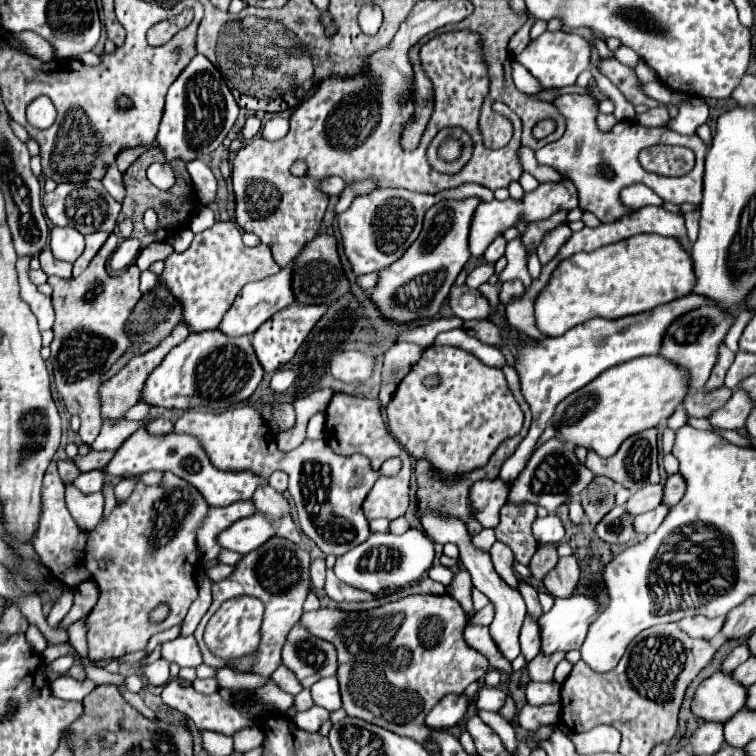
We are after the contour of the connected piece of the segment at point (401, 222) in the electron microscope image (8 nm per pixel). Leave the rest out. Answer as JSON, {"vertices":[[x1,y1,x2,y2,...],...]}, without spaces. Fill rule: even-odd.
{"vertices":[[468,182,456,188,448,188,436,194,420,194,410,190,374,190,366,196,358,196,352,206,338,214,338,226,342,232,344,252,352,264,354,274,368,274,378,272,394,264,418,238,422,230,422,218,430,206,440,202,442,198,468,198,468,196,480,196,484,202,490,202,494,198,494,192,490,188,484,188,480,184]]}

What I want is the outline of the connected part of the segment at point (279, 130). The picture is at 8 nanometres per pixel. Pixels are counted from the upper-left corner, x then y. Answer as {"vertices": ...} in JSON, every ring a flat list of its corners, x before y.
{"vertices":[[268,120,260,132,260,136,268,142,278,142,284,134,288,134,288,120]]}

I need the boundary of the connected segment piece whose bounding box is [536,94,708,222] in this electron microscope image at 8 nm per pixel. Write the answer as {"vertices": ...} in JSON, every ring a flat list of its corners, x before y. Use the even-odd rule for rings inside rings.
{"vertices":[[564,94,558,96,553,104,566,118,566,132,560,140,536,150,536,160,540,164,554,168,556,172,562,174,564,180,570,180,576,186,582,210,596,214,602,222,618,220,618,216,630,212,618,200,618,192,630,184,646,184,662,200,672,202,672,204,682,204,682,202,700,204,704,156,708,152,708,146,698,136,682,136,670,130,668,126,646,128,646,126,636,124,634,120,616,122,616,126,610,132,602,132,598,130,598,124,596,124,596,116,598,116,596,98,588,94],[654,144,676,144,676,146,690,148,696,154,694,168,686,176,678,176,678,178,668,178,668,176,646,172,638,164,638,152]]}

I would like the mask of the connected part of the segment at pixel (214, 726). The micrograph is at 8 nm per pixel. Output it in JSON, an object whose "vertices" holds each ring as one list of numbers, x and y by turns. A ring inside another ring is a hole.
{"vertices":[[170,680,168,684,164,684,162,688,162,702,170,708,176,708,178,712,182,712,186,718,190,718,196,728,208,728,208,730,216,730,216,732,222,732,222,734,228,734,232,736,234,732,246,728,246,726,252,726,256,724,256,714,250,714,250,712,240,712,238,708,234,708,234,704,226,702,222,696,220,696,220,690,212,692,212,694,200,694,196,692,194,688,182,688,176,680]]}

